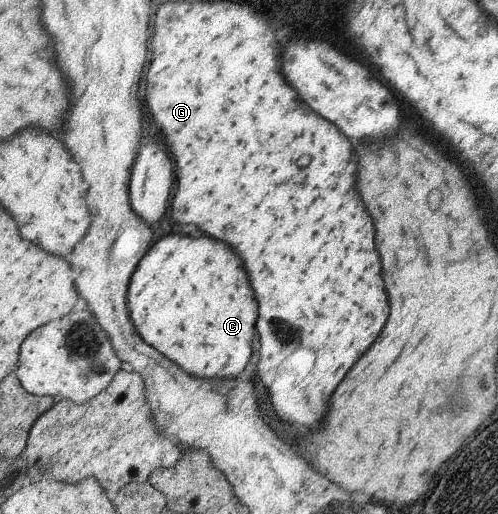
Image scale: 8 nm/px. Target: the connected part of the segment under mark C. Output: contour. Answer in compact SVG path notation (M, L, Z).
M173 233L153 241L152 246L153 249L148 249L149 257L141 261L141 269L136 271L137 277L133 276L130 288L130 310L141 337L195 377L239 375L251 359L257 321L257 299L241 257L227 243L207 235L189 237Z

